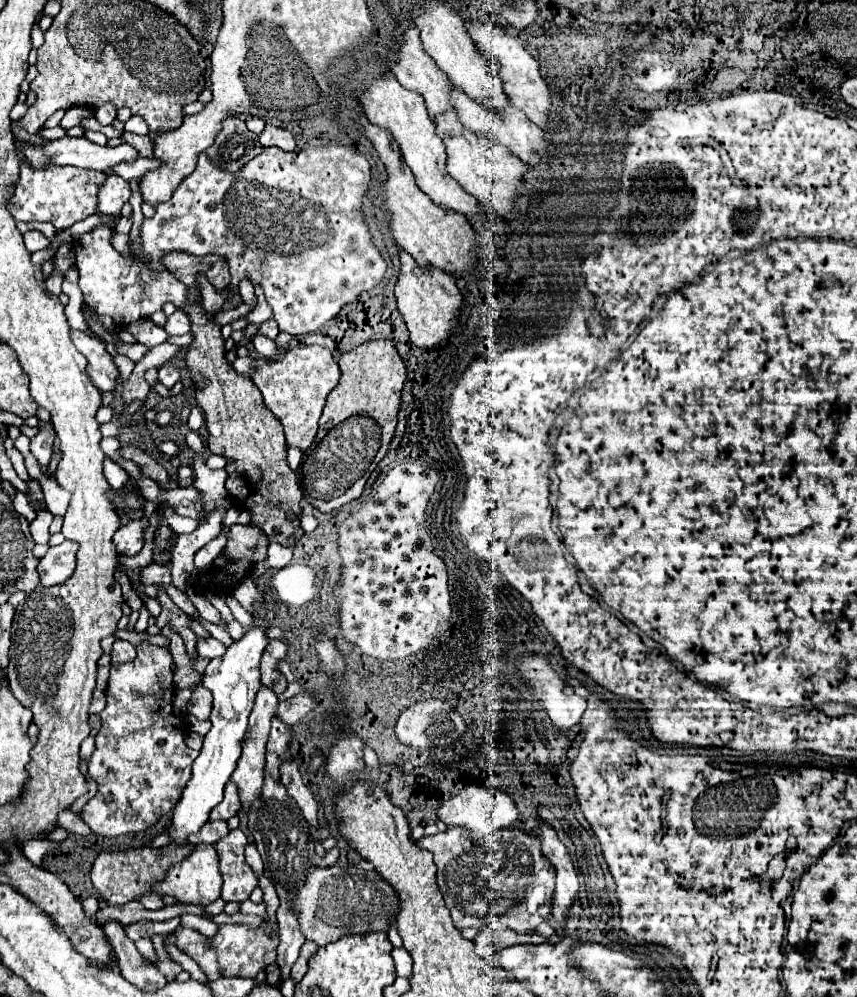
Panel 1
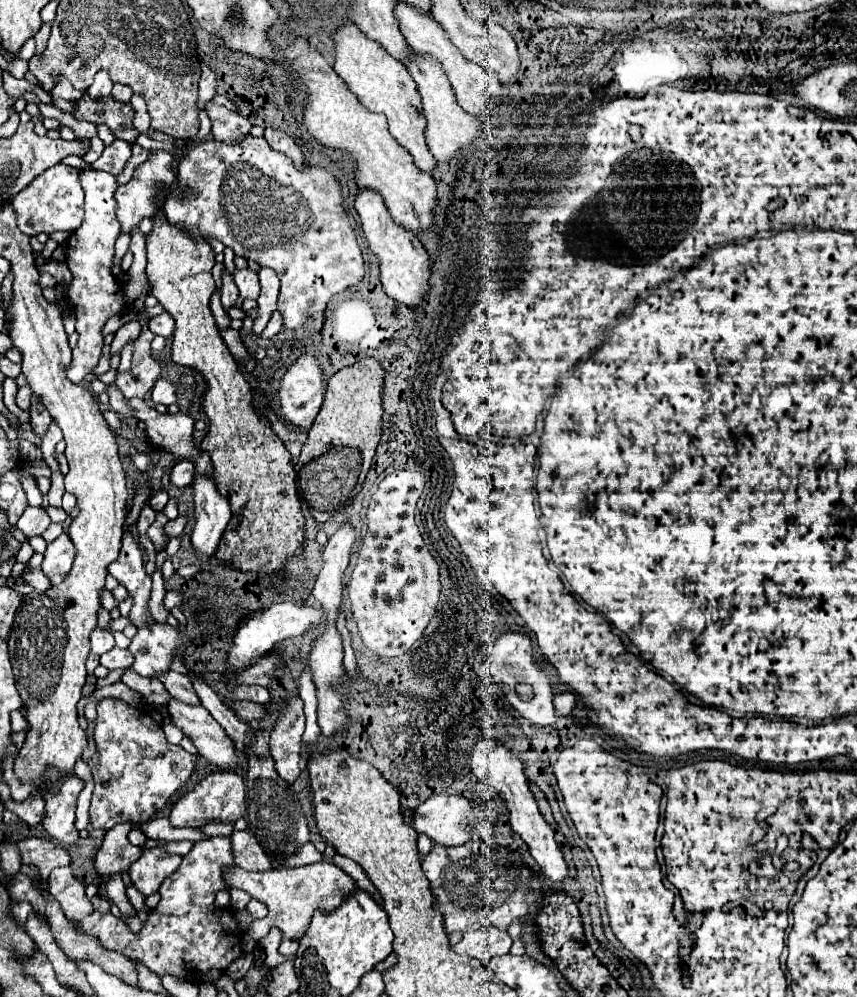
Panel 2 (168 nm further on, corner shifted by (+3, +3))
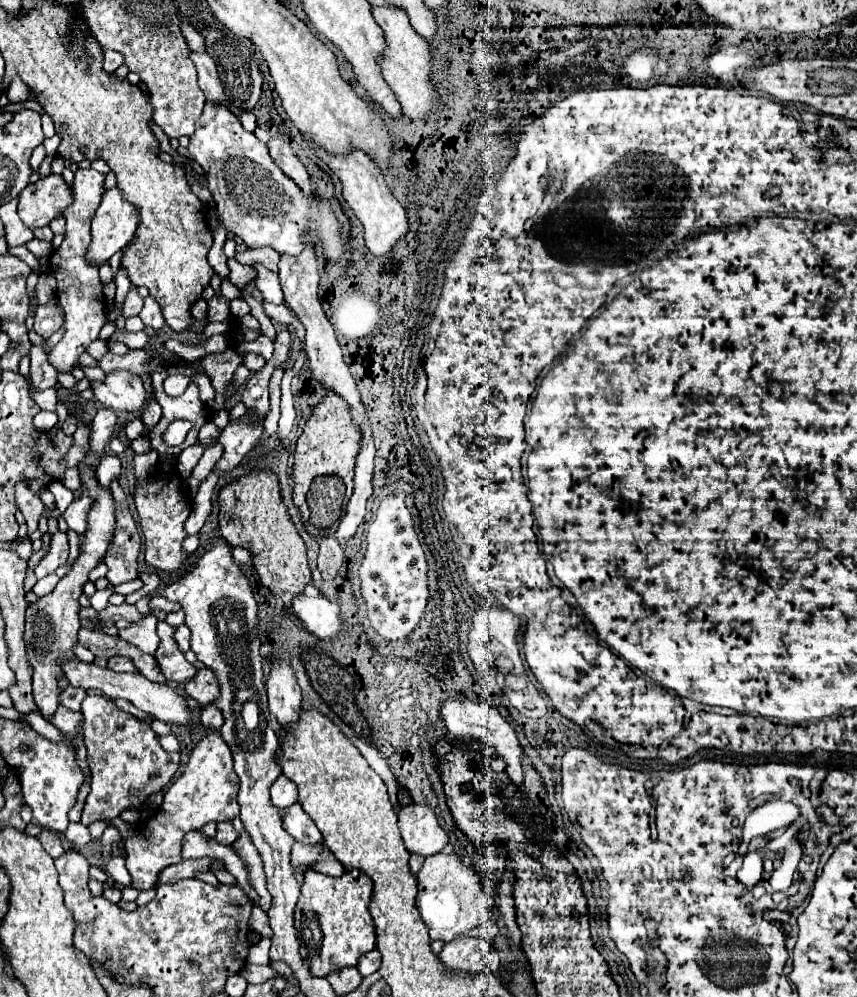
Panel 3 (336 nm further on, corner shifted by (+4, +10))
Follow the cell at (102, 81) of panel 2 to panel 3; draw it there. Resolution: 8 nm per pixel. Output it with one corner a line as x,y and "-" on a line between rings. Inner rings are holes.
116,50
104,52
104,70
106,72
114,72
122,64
124,64
124,56
120,52
116,52

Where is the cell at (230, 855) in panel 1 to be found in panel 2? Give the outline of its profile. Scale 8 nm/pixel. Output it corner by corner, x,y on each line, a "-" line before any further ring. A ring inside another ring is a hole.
219,835
209,837
205,841
197,841
193,849
183,857
181,867
159,887
161,901
149,915
149,919
143,923
143,931
139,935
131,933
129,927
111,913
95,911
91,901
85,897
85,885
73,877
71,867
61,867
51,873
49,893
61,903
63,913
67,913
69,919
77,921
85,933
97,935
107,949
119,951
129,959
141,961
157,975
171,973
179,979
201,981
201,975
207,969
217,967
223,971
235,957
241,955
243,931
235,923
231,911
217,909
213,903
219,891
231,889
223,879
223,871
227,867
235,867
231,837

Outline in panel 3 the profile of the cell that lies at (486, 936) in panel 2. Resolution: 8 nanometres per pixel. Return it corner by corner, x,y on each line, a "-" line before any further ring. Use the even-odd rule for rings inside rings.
460,938
444,944
438,958
454,972
478,974
486,970
488,960
484,958
490,950
490,942
484,938

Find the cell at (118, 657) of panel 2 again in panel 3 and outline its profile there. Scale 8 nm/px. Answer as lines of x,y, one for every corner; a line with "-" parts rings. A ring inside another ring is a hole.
112,656
108,660
108,668
116,670
116,672
136,672
134,664
128,658
124,658
124,656

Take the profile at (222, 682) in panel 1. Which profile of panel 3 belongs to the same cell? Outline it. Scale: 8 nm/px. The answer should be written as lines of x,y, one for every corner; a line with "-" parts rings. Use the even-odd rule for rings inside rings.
298,596
292,604
292,618
320,640
340,638
344,632
338,604
324,596

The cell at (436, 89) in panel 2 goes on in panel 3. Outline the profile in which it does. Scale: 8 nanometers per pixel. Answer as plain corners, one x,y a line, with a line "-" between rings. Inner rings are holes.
372,6
372,16
376,24
384,30
386,50
378,56
378,66
382,68
382,76
396,94
398,102
402,104
402,112
410,118
424,118
428,110
432,110
434,100
438,100
436,88
430,84
430,50
428,42
416,34
416,30
410,26
408,16
398,6

